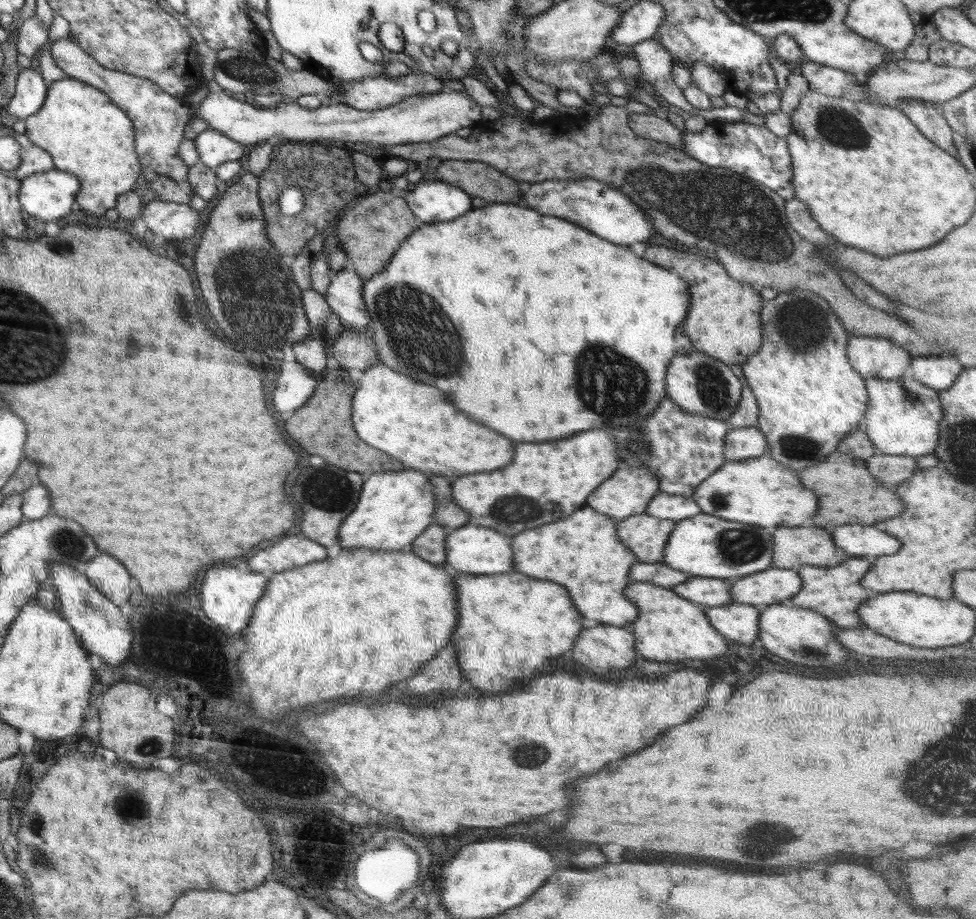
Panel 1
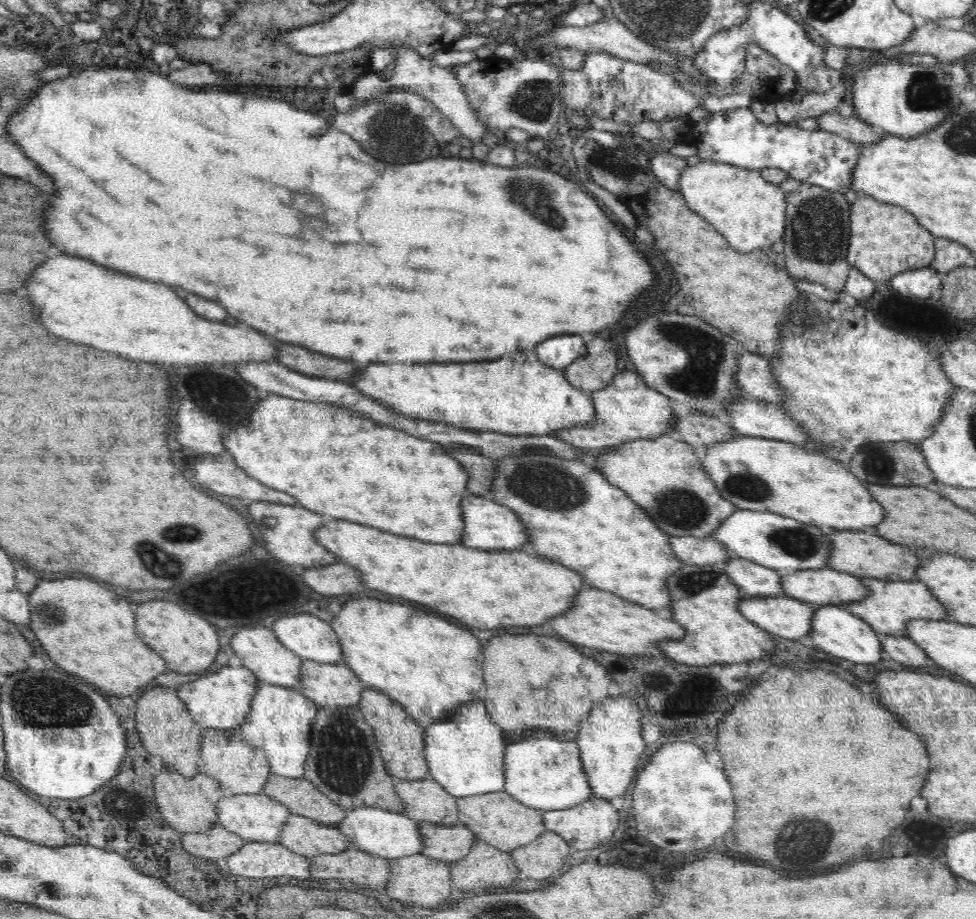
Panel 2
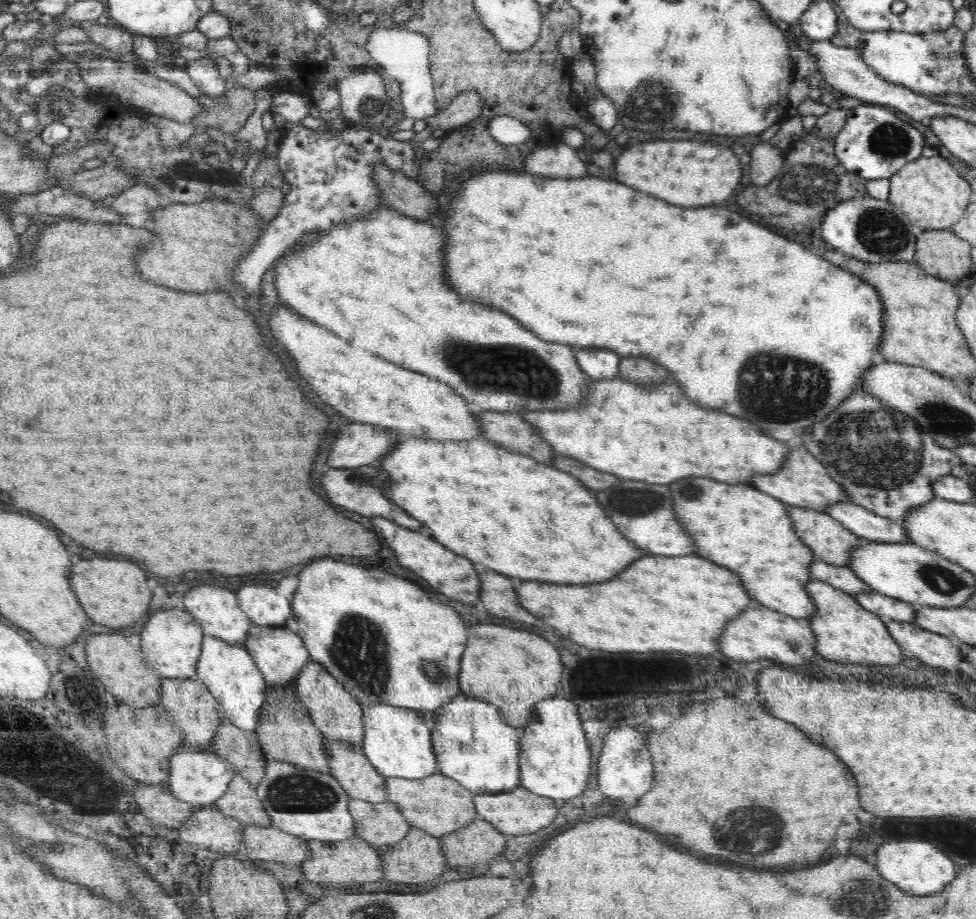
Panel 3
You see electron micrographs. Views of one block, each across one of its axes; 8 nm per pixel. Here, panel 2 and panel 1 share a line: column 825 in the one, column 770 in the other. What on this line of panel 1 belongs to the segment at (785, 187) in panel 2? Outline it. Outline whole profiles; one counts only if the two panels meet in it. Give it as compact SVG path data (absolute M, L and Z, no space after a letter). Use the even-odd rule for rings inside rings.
M602 107L584 128L556 136L548 132L542 134L542 128L530 124L530 119L520 120L519 117L516 120L516 116L512 118L507 113L504 118L506 156L500 148L484 146L478 140L470 140L471 136L460 138L455 134L433 142L376 147L373 153L380 158L400 157L414 164L433 156L442 161L484 161L523 185L584 178L600 180L610 188L624 190L641 214L654 224L658 234L711 255L724 265L728 276L737 281L750 283L758 289L770 286L777 292L812 291L828 301L851 336L886 337L914 357L941 357L942 354L951 357L952 346L948 348L924 340L900 318L890 318L856 298L842 282L836 268L816 255L816 246L791 228L785 212L786 200L776 191L753 181L745 173L708 166L666 142L633 134L628 127L629 114L623 107Z

